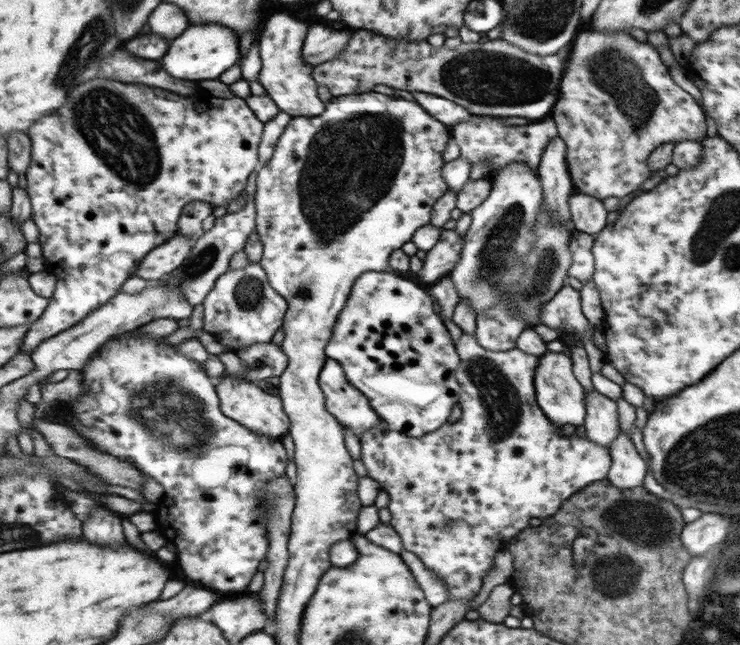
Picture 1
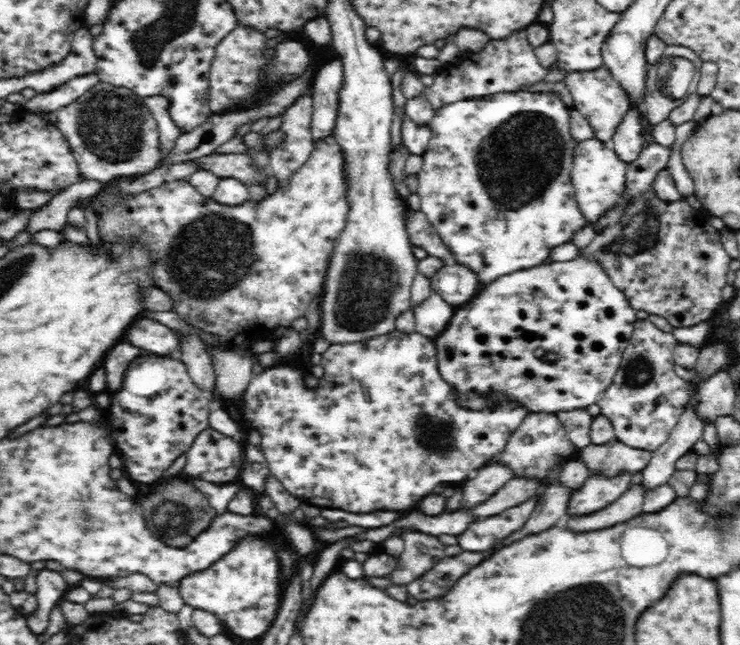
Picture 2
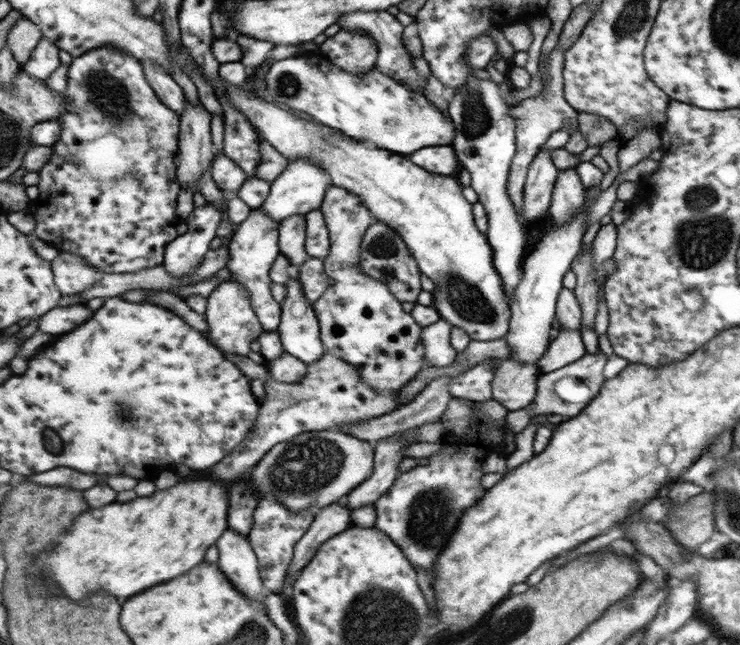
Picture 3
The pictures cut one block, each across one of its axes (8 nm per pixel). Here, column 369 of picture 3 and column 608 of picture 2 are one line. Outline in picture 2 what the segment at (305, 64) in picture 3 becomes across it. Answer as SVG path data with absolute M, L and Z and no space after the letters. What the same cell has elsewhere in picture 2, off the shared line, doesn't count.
M606 67L586 73L567 74L563 79L564 86L572 96L572 109L575 109L593 128L595 138L609 144L618 125L625 118L628 110L632 110L631 99L626 91Z

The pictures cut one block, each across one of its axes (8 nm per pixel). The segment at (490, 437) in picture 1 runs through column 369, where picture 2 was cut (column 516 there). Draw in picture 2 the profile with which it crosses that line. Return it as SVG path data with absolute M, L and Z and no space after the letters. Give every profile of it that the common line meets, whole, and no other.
M527 414L526 418L521 422L521 425L513 432L509 441L505 444L502 452L496 456L497 464L508 468L512 476L516 478L533 478L534 480L544 481L548 478L548 474L560 466L560 462L564 460L564 464L576 457L579 453L579 448L568 438L568 433L560 419L555 414Z

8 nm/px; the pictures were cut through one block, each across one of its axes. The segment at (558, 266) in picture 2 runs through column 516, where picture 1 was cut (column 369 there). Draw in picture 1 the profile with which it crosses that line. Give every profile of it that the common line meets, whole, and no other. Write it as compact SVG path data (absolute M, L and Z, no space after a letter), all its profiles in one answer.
M385 271L362 274L359 282L355 282L355 290L350 291L351 298L346 298L347 310L340 314L340 322L335 322L335 334L330 334L331 346L327 346L326 358L340 364L345 377L351 378L350 385L366 395L370 406L375 406L378 417L388 429L411 438L433 433L447 420L461 389L454 377L459 362L458 354L453 350L451 338L441 318L433 312L431 298L409 280Z

